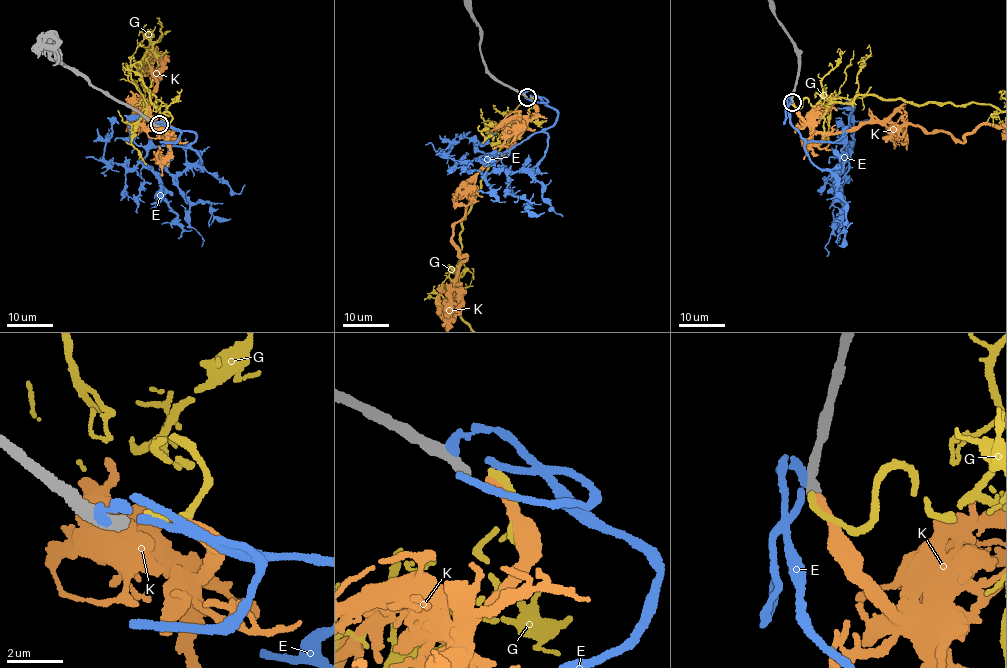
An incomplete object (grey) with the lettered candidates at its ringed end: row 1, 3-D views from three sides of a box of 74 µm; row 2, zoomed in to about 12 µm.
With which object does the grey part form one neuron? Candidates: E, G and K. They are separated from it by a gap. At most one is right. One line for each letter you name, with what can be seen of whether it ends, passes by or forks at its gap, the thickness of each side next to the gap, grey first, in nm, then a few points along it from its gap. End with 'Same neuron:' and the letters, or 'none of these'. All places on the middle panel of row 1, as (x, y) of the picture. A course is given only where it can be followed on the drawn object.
Same neuron: none of these

